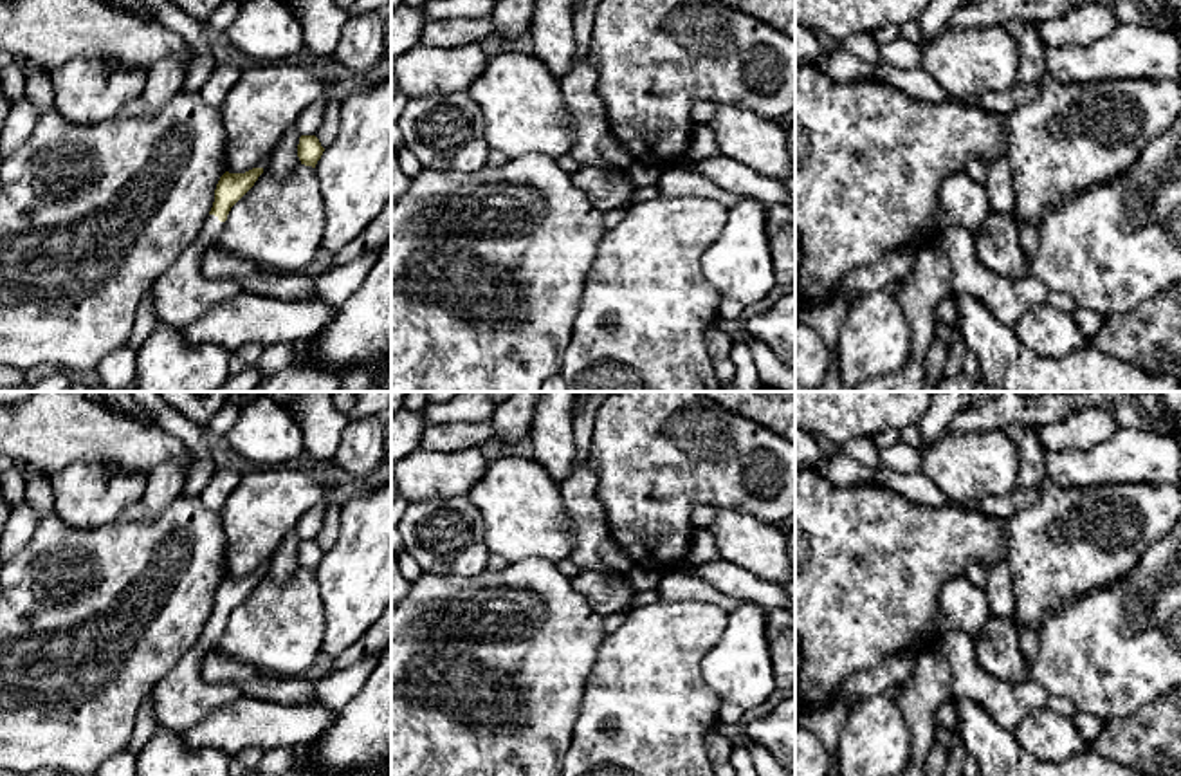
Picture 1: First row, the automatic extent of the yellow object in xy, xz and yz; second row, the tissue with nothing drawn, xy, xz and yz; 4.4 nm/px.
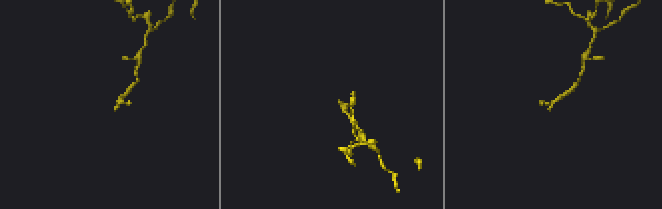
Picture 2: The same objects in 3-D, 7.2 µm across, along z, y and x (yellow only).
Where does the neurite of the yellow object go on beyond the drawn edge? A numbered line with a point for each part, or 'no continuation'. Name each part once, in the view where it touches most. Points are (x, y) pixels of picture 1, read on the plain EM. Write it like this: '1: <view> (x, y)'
1: xy (183, 699)

